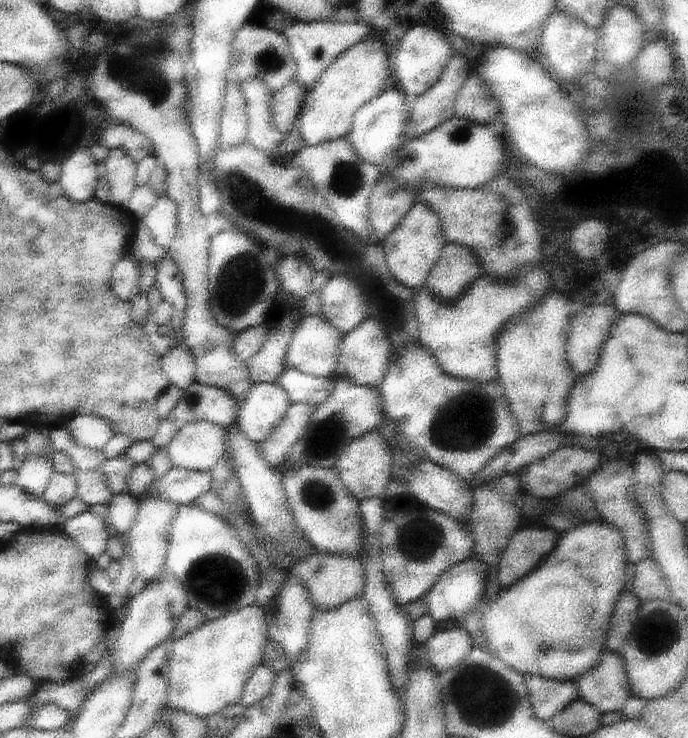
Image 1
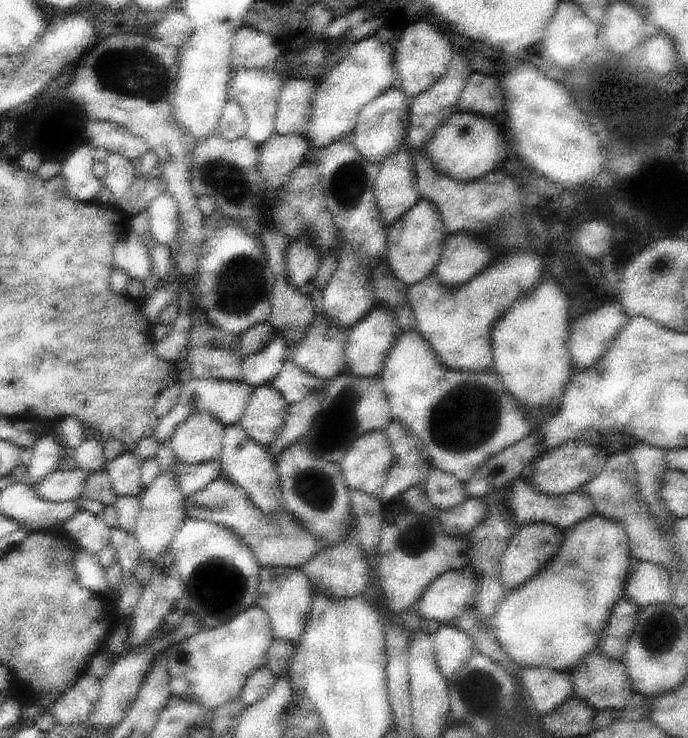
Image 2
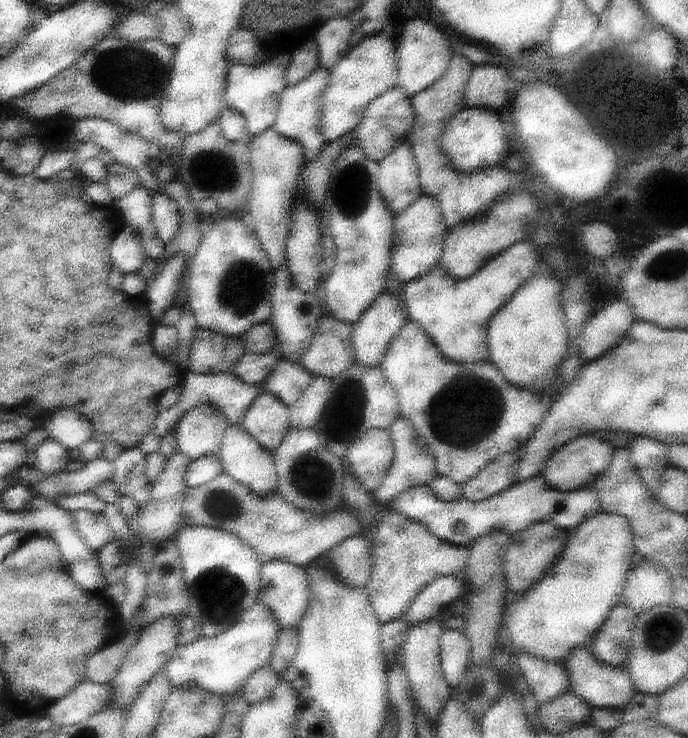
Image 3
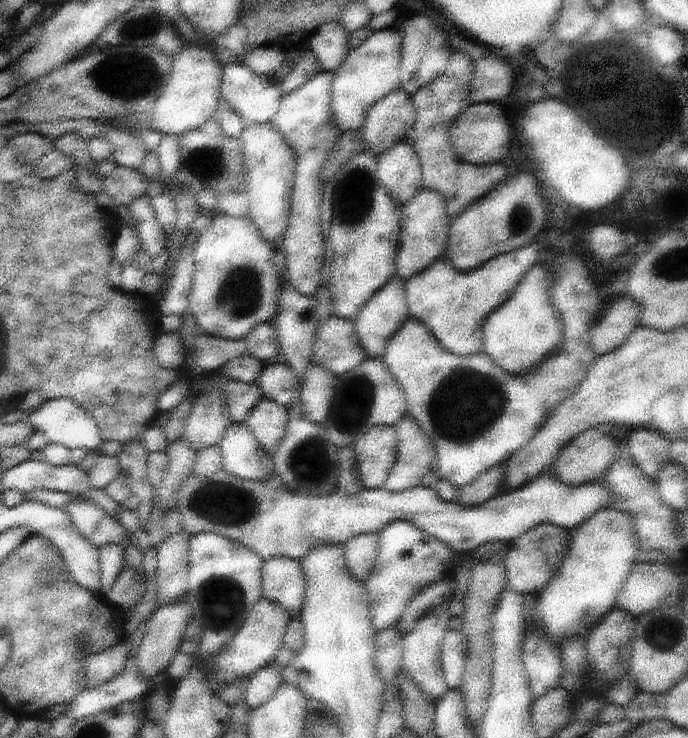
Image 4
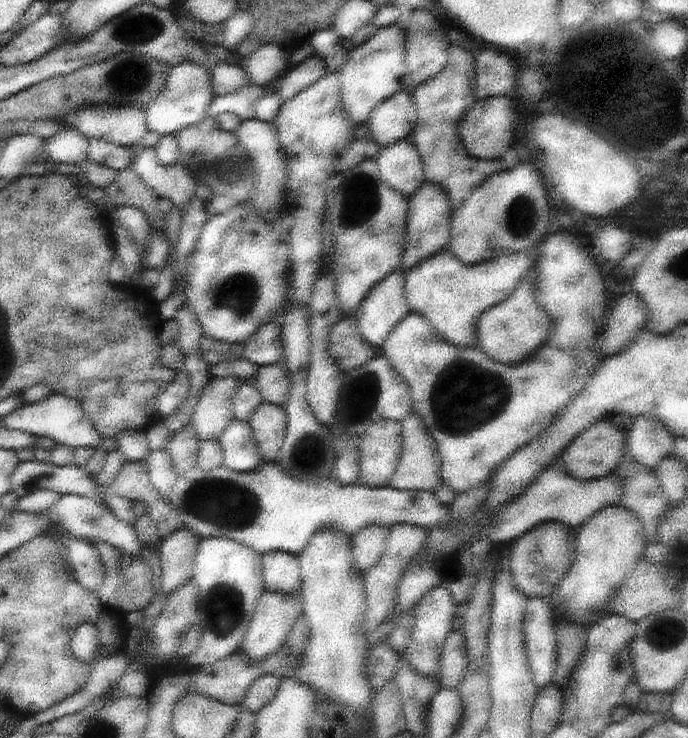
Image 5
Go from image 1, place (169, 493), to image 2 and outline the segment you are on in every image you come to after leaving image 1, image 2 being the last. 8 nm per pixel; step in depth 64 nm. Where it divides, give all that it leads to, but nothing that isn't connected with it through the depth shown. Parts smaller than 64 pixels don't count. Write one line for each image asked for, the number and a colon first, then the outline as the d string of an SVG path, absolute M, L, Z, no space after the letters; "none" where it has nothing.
2: M213 460L207 464L197 464L197 466L177 466L175 468L175 480L179 490L183 492L185 500L189 500L193 494L205 490L209 484L215 480L223 478L223 464L221 460Z

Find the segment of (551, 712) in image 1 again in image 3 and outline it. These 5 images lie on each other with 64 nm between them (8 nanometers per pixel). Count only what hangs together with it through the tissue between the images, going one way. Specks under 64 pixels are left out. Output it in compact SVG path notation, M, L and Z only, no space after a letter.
M515 654L515 664L519 668L519 674L525 678L529 694L535 698L537 708L539 704L551 702L553 698L563 696L563 692L569 692L569 678L567 670L557 660L541 660L531 654Z

